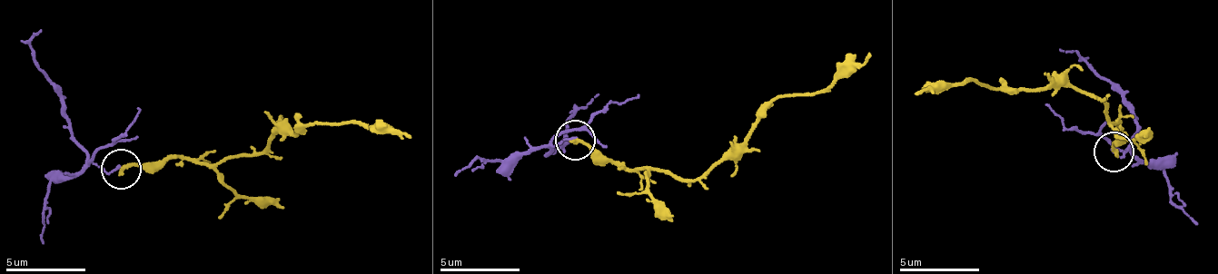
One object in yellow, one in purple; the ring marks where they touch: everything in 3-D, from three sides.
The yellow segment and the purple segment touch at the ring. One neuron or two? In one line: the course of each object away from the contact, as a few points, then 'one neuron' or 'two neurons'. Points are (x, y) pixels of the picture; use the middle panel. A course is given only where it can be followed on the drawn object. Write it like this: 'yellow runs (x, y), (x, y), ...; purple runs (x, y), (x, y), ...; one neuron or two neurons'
yellow runs (575, 139), (621, 170), (658, 167), (687, 181), (700, 178), (737, 157), (776, 96), (825, 92), (869, 53); purple runs (575, 139), (559, 141), (551, 148), (554, 155), (576, 112), (598, 95); two neurons

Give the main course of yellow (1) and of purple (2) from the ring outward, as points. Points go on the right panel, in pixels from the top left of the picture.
1: (1114, 151), (1122, 126), (1104, 119), (1105, 102), (1063, 81), (992, 91), (968, 76), (915, 94)
2: (1114, 151), (1121, 159), (1131, 144), (1135, 113), (1084, 60), (1061, 49)

